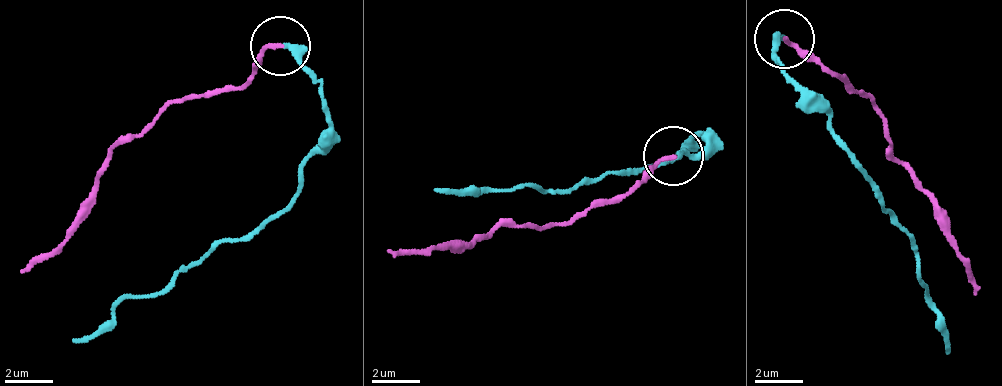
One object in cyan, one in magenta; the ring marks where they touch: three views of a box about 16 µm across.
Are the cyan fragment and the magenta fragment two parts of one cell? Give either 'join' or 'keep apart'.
keep apart

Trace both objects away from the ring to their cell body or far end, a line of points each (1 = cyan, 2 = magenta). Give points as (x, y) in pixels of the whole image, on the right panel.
1: (782, 36), (774, 63), (797, 82), (866, 172), (889, 216), (916, 254), (949, 353)
2: (783, 38), (875, 107), (891, 154), (968, 263), (977, 294)

